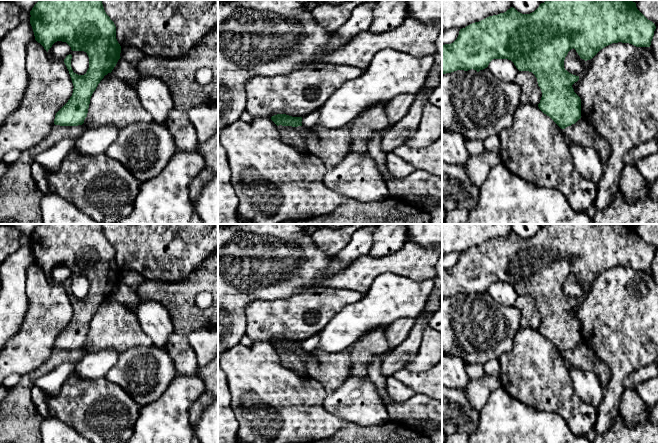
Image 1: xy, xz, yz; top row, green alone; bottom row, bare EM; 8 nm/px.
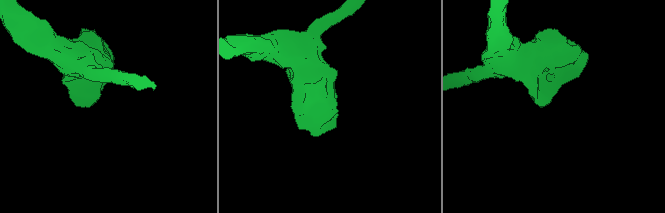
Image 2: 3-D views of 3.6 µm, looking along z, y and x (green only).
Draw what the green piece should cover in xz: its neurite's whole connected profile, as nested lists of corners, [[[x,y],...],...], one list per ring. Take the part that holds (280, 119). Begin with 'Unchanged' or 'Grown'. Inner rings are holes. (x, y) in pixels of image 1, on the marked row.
Unchanged. [[[277,114],[271,117],[271,120],[277,125],[298,127],[302,126],[302,117],[292,117],[286,114]]]

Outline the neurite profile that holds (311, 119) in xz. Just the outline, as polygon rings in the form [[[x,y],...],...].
[[[321,108],[307,114],[306,116],[303,116],[302,122],[301,122],[302,125],[308,129],[310,129],[314,125],[316,125],[318,122],[318,119],[320,117],[320,110],[321,110]]]

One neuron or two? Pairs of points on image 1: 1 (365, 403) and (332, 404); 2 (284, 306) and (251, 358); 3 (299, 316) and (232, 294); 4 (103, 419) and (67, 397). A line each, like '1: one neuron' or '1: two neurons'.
1: one neuron
2: two neurons
3: two neurons
4: one neuron

